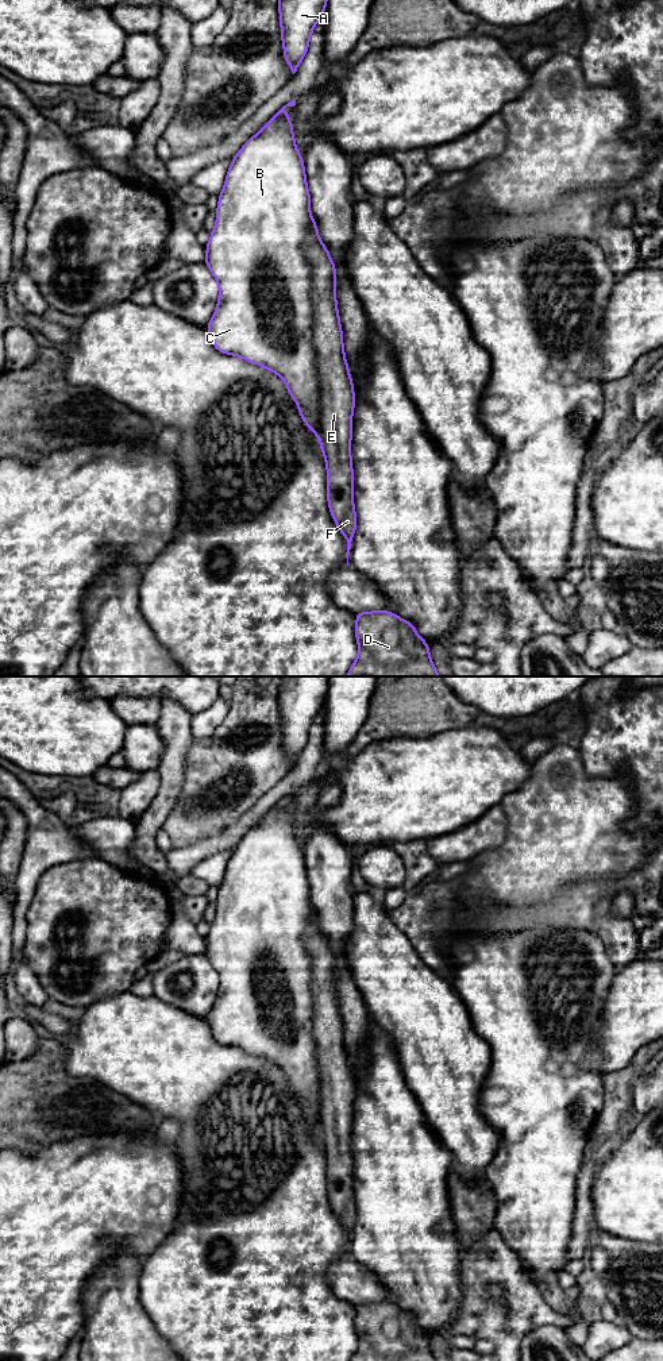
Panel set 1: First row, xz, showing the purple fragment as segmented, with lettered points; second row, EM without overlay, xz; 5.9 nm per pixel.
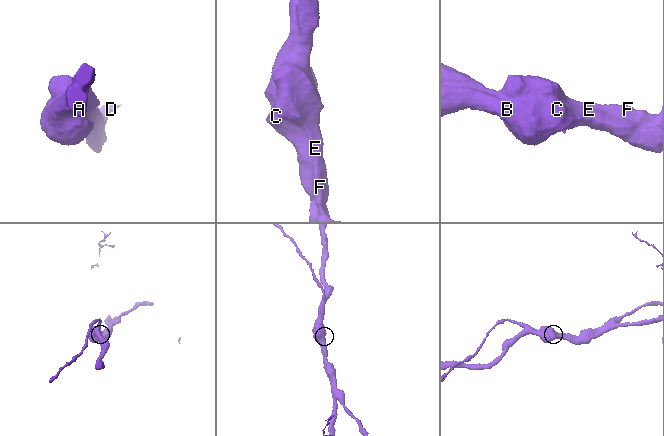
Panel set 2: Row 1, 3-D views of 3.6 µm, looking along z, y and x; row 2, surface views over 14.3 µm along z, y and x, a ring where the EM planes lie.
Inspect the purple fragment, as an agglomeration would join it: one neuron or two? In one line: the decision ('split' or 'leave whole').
split

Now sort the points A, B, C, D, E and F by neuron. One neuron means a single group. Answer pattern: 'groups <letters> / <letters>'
groups A B C / D E F

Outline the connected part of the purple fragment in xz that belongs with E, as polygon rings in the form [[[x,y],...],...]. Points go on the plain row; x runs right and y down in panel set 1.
[[[316,913],[307,922],[304,948],[311,957],[313,995],[313,1040],[319,1067],[319,1133],[327,1156],[327,1191],[331,1207],[347,1231],[347,1257],[356,1222],[352,1190],[354,1075],[344,1048],[343,1023],[336,995],[336,957],[320,932]]]

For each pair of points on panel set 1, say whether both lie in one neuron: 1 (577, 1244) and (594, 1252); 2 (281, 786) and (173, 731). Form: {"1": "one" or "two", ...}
{"1": "two", "2": "two"}

